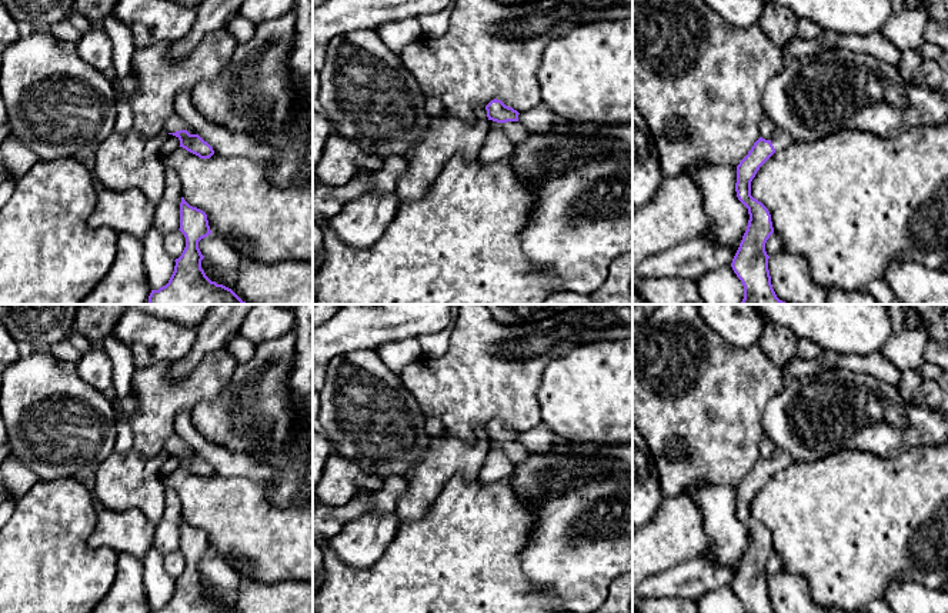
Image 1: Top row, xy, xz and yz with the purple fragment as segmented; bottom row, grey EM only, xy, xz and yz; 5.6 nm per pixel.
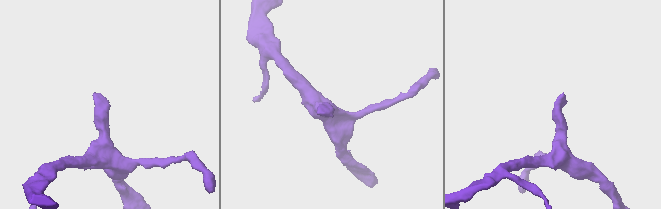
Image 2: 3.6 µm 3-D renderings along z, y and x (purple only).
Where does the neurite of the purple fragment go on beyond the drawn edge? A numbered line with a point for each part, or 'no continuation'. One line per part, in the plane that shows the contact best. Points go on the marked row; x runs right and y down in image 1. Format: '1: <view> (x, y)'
1: xy (174, 123)

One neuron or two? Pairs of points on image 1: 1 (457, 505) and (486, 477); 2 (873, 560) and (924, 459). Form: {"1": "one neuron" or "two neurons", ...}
{"1": "two neurons", "2": "one neuron"}

